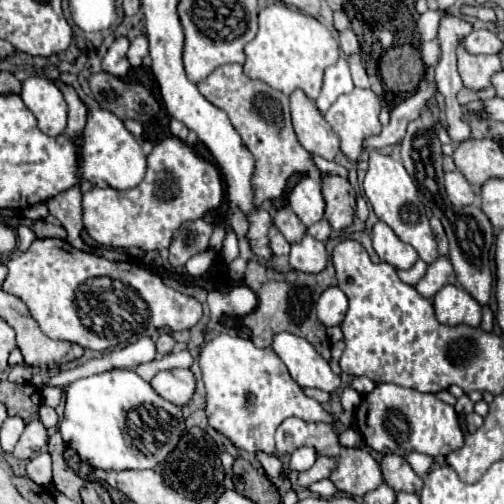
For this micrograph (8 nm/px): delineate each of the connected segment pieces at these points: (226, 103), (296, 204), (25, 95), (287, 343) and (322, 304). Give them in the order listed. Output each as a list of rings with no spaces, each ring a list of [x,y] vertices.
[[[224,64],[218,66],[204,82],[196,84],[200,94],[224,110],[234,126],[234,130],[240,134],[244,148],[256,158],[256,174],[252,174],[252,188],[254,188],[254,202],[260,206],[264,200],[280,198],[286,180],[296,172],[312,172],[318,170],[312,164],[310,154],[298,144],[296,134],[292,130],[290,122],[290,108],[288,108],[288,96],[272,90],[268,84],[260,80],[252,80],[242,72],[240,64]]]
[[[304,176],[288,194],[288,204],[304,226],[312,226],[324,218],[324,198],[320,180],[316,176]]]
[[[30,76],[22,82],[22,100],[36,116],[38,128],[48,136],[58,136],[66,128],[68,104],[58,86],[46,78]]]
[[[280,332],[274,336],[272,350],[286,364],[296,384],[326,392],[334,392],[340,386],[340,376],[332,372],[328,360],[324,360],[308,340],[290,332]]]
[[[328,288],[318,300],[318,318],[324,326],[340,326],[348,310],[348,298],[340,288]]]

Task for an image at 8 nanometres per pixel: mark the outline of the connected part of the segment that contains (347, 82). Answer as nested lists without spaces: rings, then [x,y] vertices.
[[[340,56],[340,60],[332,66],[328,66],[328,70],[324,72],[324,84],[322,84],[322,92],[316,98],[316,106],[318,110],[324,114],[328,110],[328,106],[340,96],[346,94],[354,88],[352,78],[350,78],[350,68],[344,56]]]

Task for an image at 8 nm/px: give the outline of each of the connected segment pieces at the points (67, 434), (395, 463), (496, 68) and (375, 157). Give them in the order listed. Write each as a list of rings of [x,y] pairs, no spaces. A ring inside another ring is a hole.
[[[110,370],[80,378],[66,386],[66,408],[60,422],[60,434],[68,448],[76,450],[78,456],[92,468],[102,470],[144,470],[152,468],[168,456],[168,450],[152,450],[152,454],[140,454],[124,442],[124,426],[128,426],[128,410],[136,406],[152,406],[152,410],[164,410],[172,422],[176,422],[176,438],[184,432],[184,416],[178,406],[160,398],[154,388],[144,382],[134,370]]]
[[[384,454],[382,462],[382,476],[384,482],[394,488],[396,492],[420,492],[422,490],[422,478],[408,466],[408,462],[402,456],[396,454]]]
[[[464,42],[456,46],[456,54],[458,54],[458,74],[466,88],[472,88],[472,90],[488,88],[490,76],[502,70],[498,56],[470,54],[468,50],[464,50]]]
[[[370,150],[370,160],[368,160],[368,172],[364,176],[364,194],[368,198],[368,202],[372,204],[372,210],[374,214],[384,220],[392,230],[394,234],[406,242],[406,244],[412,244],[418,252],[418,256],[430,264],[438,258],[438,250],[436,250],[436,240],[432,236],[432,230],[430,230],[430,222],[426,218],[426,212],[424,212],[424,206],[420,204],[420,198],[418,198],[418,190],[412,182],[412,178],[408,176],[408,172],[404,170],[402,162],[400,160],[394,160],[392,156],[386,156],[386,154],[380,154],[378,150]]]

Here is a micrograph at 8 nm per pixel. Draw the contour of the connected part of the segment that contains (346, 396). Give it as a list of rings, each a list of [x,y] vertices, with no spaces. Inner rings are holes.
[[[346,388],[342,394],[342,406],[346,412],[352,412],[360,404],[360,394],[354,388]]]

